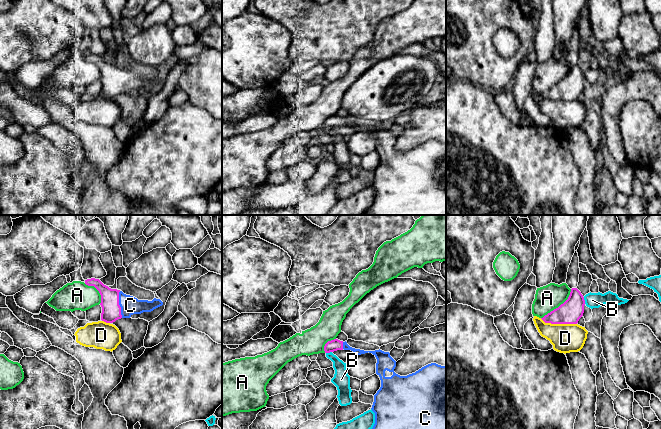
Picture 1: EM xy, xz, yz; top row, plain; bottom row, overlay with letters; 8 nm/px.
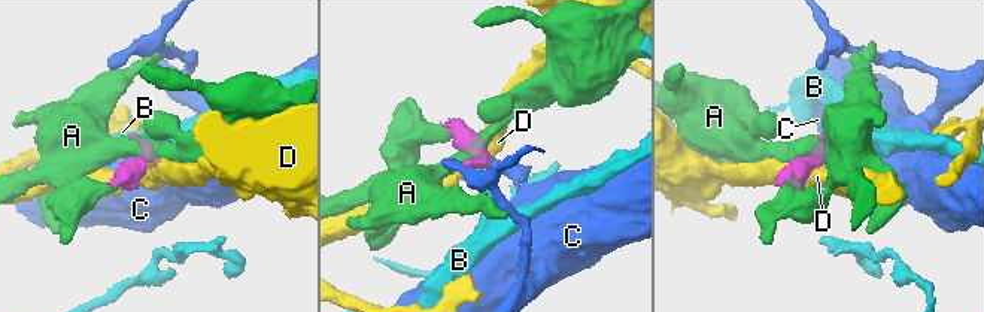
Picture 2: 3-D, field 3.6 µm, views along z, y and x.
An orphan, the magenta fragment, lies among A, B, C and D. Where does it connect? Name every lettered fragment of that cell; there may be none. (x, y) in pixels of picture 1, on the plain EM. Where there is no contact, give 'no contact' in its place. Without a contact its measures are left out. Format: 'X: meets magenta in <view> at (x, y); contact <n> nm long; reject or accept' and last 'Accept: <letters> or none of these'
A: meets magenta in yz at (559, 82); contact 340 nm long; reject
B: meets magenta in yz at (584, 76); contact 60 nm long; reject
C: meets magenta in xy at (118, 80); contact 220 nm long; accept
D: meets magenta in yz at (558, 99); contact 300 nm long; reject
Accept: C

